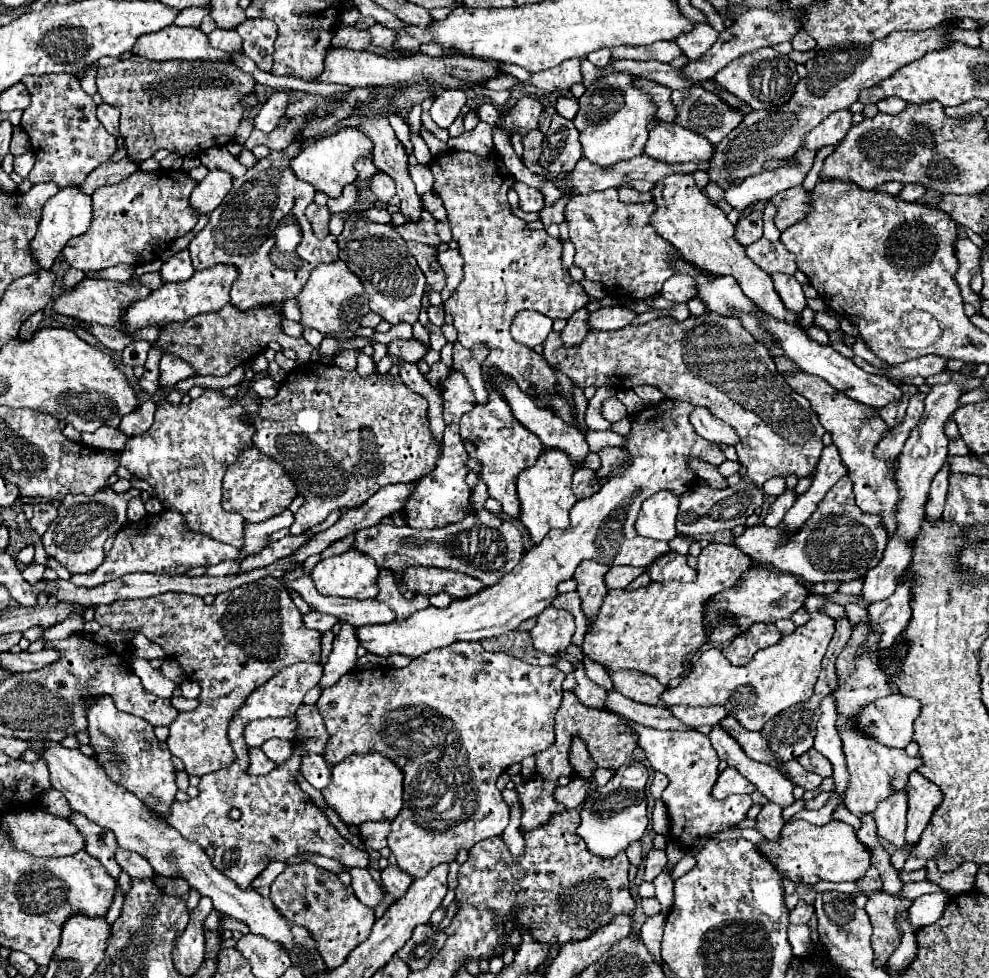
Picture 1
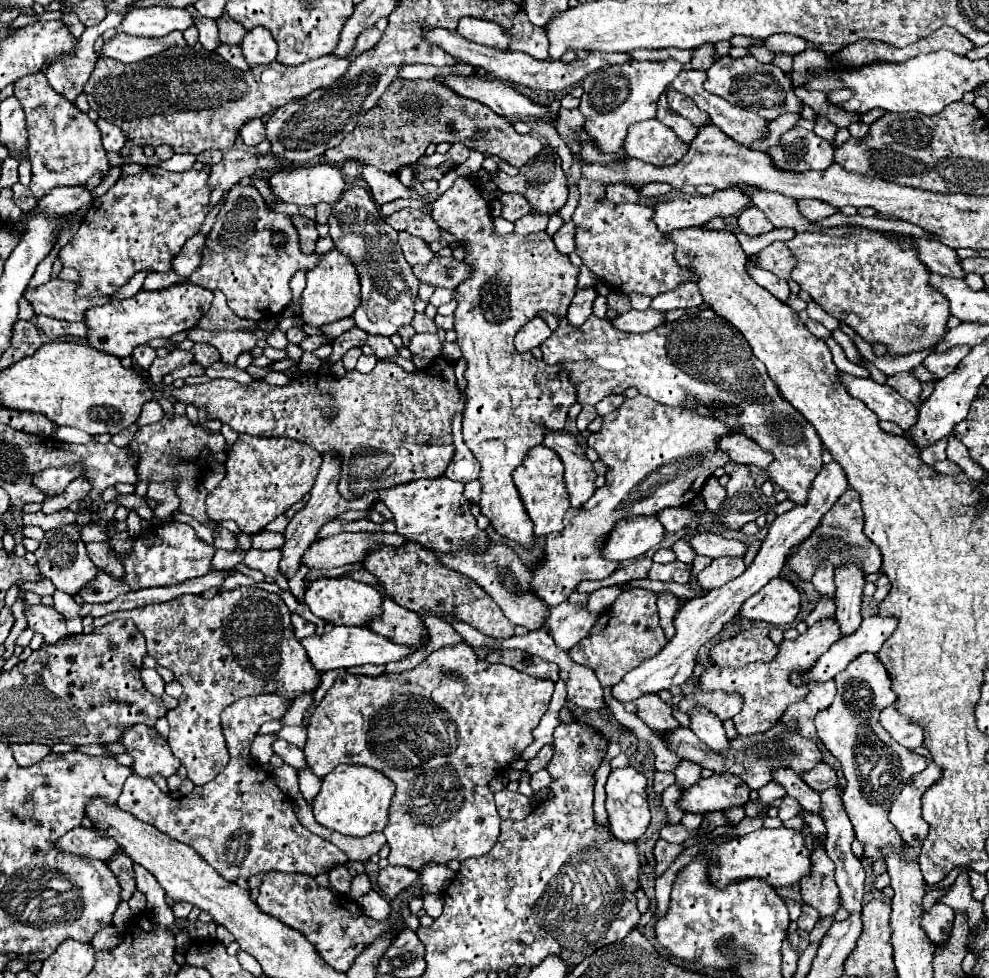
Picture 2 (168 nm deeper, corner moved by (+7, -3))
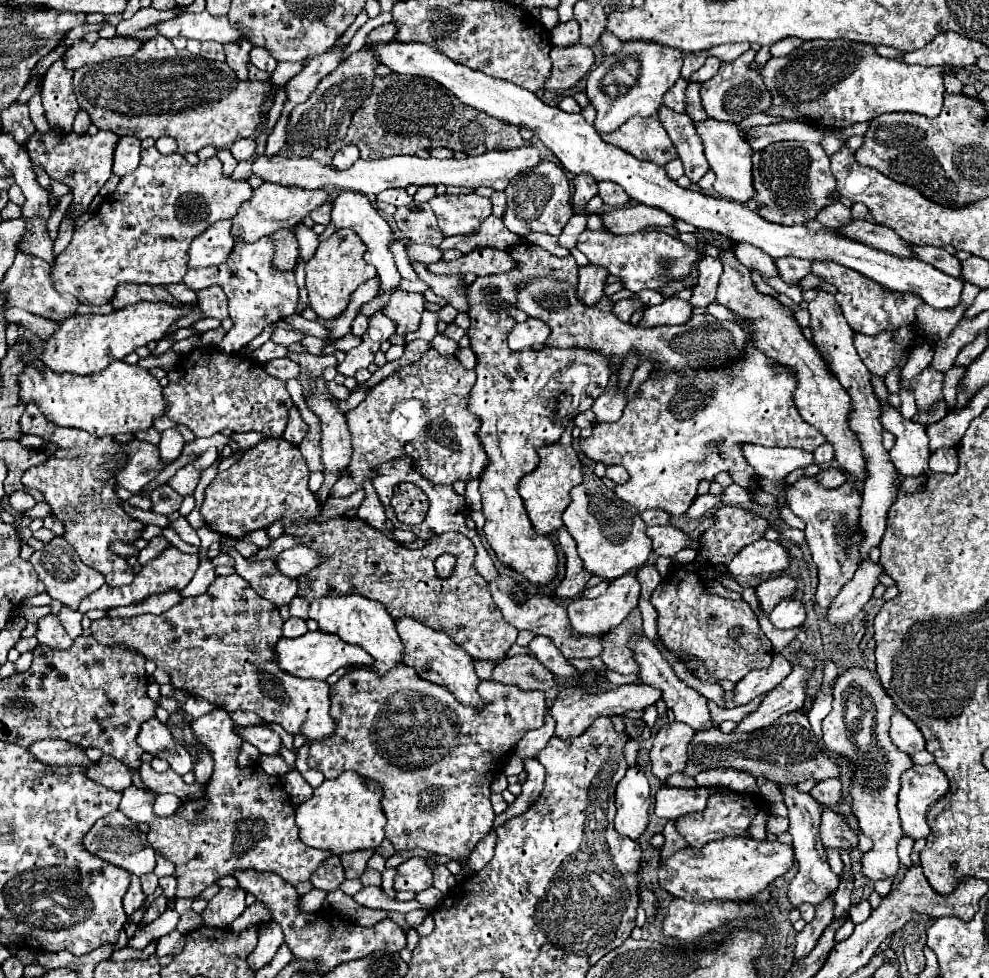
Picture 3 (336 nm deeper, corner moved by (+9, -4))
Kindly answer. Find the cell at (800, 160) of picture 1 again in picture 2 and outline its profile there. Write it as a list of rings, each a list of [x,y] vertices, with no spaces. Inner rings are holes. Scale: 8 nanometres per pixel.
[[[738,188],[716,190],[712,196],[684,196],[652,206],[652,222],[660,232],[702,226],[714,216],[734,216],[748,206],[748,198]]]

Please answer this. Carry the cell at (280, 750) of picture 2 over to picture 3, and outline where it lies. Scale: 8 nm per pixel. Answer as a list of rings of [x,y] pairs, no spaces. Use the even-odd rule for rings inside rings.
[[[242,727],[242,729],[238,729],[238,733],[244,737],[244,741],[256,745],[260,753],[264,753],[264,755],[280,755],[282,739],[280,739],[280,735],[276,731],[272,731],[268,727],[260,727],[260,729]]]

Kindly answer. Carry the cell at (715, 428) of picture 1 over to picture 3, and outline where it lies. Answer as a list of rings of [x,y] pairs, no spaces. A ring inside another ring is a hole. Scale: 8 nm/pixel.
[[[742,445],[742,455],[758,477],[770,481],[782,481],[798,467],[812,463],[812,453],[802,449],[780,449],[780,447],[758,447]]]

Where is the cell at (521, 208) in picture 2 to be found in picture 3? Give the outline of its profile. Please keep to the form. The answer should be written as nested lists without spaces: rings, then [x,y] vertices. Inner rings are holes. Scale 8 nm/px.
[[[496,191],[490,199],[492,199],[492,213],[494,213],[496,217],[502,217],[502,211],[506,209],[506,193],[504,193],[504,191],[502,191],[502,193]]]

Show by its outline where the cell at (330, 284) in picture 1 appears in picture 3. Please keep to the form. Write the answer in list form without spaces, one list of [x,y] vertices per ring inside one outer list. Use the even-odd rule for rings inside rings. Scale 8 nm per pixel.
[[[340,229],[336,231],[332,237],[328,237],[326,241],[322,241],[314,253],[314,257],[306,263],[306,289],[308,289],[308,299],[310,299],[310,309],[322,317],[322,319],[334,319],[334,317],[340,317],[344,313],[344,309],[348,307],[350,303],[350,297],[354,293],[354,289],[358,289],[358,285],[366,283],[368,279],[376,277],[376,269],[368,263],[364,263],[362,255],[364,255],[366,247],[362,243],[362,239],[352,233],[350,229]]]

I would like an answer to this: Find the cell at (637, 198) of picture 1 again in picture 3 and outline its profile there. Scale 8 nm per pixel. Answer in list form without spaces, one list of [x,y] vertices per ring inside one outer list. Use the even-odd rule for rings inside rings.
[[[610,181],[598,183],[598,195],[602,197],[604,205],[608,205],[608,207],[624,207],[630,203],[630,197],[626,197],[626,193],[622,193],[622,189],[618,189],[618,185],[614,185]]]

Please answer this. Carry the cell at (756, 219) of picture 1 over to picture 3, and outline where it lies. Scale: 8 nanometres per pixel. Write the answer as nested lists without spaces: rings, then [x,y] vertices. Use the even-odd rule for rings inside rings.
[[[782,141],[772,143],[752,155],[752,173],[756,195],[748,201],[748,209],[762,219],[778,225],[802,225],[816,217],[816,213],[838,201],[836,181],[830,173],[830,157],[820,143]]]

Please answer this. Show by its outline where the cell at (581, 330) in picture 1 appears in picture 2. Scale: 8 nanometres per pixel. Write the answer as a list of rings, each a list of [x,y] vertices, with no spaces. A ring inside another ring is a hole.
[[[582,288],[576,292],[572,304],[570,304],[570,310],[568,310],[568,322],[572,326],[580,326],[586,322],[586,318],[592,314],[592,304],[596,300],[598,292],[594,288]]]

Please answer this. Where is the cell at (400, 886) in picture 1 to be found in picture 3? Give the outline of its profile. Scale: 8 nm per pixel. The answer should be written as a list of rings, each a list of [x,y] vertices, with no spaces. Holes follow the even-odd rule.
[[[412,857],[396,867],[394,889],[396,891],[414,891],[420,893],[432,887],[432,871],[426,865],[426,859]]]

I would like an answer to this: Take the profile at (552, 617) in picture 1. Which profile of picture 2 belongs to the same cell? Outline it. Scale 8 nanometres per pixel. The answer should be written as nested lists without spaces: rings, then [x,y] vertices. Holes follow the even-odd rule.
[[[562,602],[552,608],[552,616],[548,616],[548,628],[554,636],[554,642],[562,650],[570,650],[590,634],[598,618],[600,614],[590,612],[586,604]]]

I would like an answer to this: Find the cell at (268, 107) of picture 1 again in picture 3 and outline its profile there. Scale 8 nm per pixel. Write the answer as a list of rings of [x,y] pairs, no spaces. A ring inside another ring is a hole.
[[[238,139],[234,145],[232,145],[232,155],[238,159],[238,161],[244,161],[244,159],[250,159],[256,151],[256,141],[254,139]]]

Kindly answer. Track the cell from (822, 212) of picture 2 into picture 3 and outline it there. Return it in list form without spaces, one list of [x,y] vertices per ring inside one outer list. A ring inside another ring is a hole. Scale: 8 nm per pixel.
[[[836,201],[834,205],[828,205],[826,209],[820,209],[816,219],[822,221],[822,225],[826,225],[826,227],[836,229],[836,227],[842,227],[850,221],[850,209],[844,207],[840,201]]]

